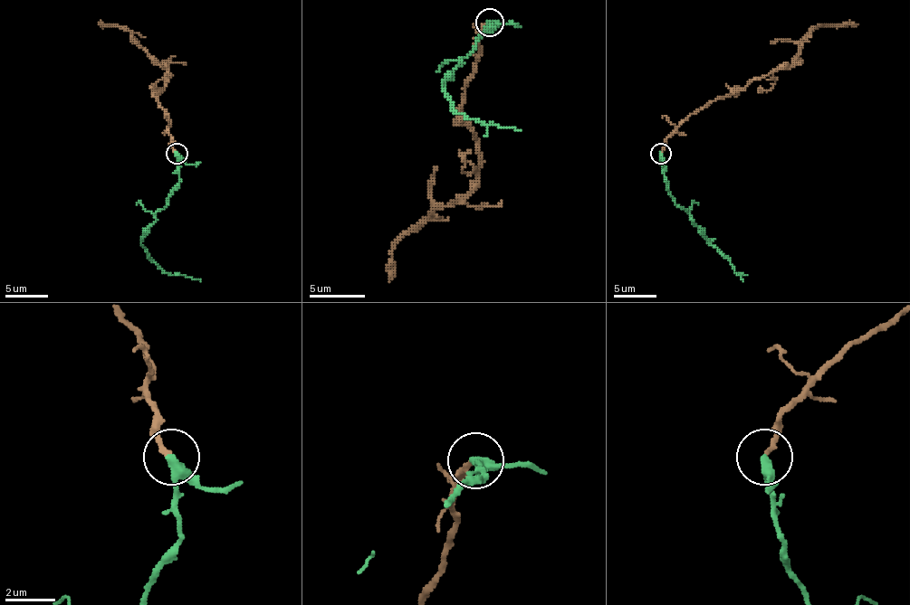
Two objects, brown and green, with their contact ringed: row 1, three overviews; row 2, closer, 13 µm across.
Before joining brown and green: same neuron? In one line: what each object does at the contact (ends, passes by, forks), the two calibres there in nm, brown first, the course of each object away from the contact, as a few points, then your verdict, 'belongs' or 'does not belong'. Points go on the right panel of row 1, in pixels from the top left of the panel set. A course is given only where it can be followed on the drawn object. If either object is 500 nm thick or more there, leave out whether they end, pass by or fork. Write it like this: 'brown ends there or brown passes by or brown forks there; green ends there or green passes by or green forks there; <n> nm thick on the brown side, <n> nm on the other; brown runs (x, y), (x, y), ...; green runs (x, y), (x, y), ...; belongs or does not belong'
brown ends there; green passes by; 200 nm thick on the brown side, 320 nm on the other; brown runs (660, 154), (664, 141), (690, 116), (792, 62), (800, 41), (811, 28), (857, 24); green runs (660, 154), (666, 188), (675, 203), (690, 213), (692, 222), (730, 260), (742, 281); belongs

